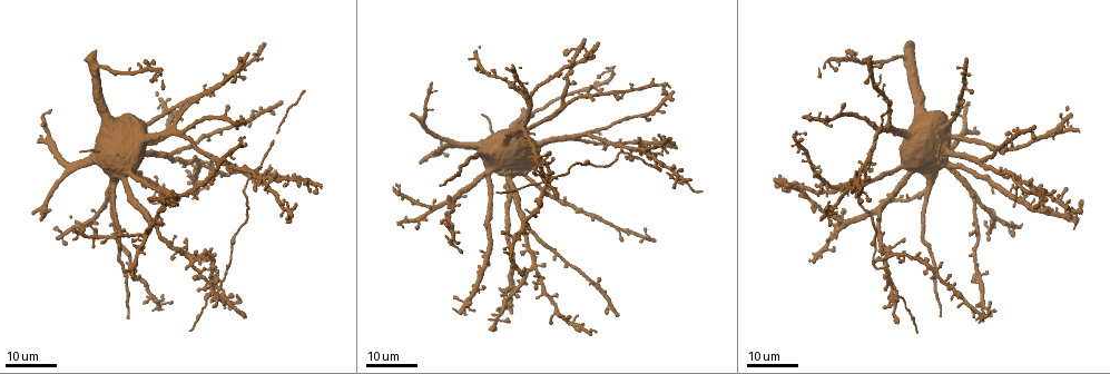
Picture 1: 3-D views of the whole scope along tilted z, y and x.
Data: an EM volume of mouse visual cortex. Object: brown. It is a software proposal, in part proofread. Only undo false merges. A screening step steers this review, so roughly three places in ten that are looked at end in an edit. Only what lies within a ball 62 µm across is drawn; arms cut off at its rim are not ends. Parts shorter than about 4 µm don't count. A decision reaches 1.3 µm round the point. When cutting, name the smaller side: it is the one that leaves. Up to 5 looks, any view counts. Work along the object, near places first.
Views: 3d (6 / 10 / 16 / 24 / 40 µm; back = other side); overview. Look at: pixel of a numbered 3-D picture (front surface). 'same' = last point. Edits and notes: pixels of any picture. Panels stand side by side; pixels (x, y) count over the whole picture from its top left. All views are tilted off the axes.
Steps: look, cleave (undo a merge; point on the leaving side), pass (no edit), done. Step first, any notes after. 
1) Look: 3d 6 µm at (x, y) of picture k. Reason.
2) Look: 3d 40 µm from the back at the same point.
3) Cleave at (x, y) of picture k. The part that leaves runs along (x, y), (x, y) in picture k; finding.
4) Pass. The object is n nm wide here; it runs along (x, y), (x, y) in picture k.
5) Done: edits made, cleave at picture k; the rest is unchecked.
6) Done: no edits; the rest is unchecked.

Look: 3d 24 µm at (995, 219) of picture 1. Looks like a crossing.

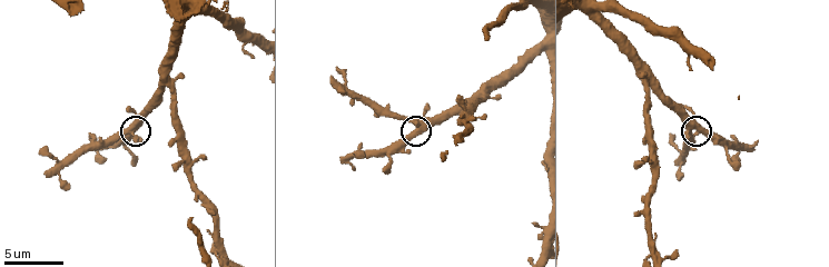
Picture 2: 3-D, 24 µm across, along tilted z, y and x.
Look: 3d 6 µm at (691, 125) of picture 2.

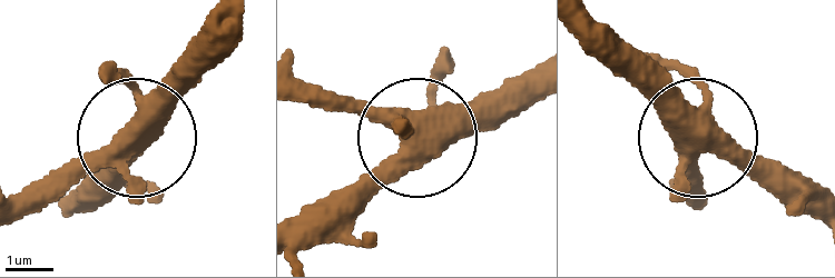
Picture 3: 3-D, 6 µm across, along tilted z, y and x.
Pass. The object is 440 nm wide here; it runs along (205, 48), (102, 200) in picture 3; continuous, no second cell.

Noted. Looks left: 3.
Look: 3d 16 µm at (530, 96) of picture 1. Looks like a crossing.

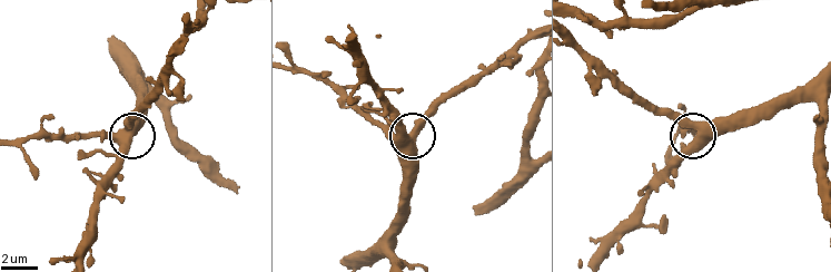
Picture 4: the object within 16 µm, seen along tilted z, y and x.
Look: 3d 6 µm at (697, 133) of picture 4.

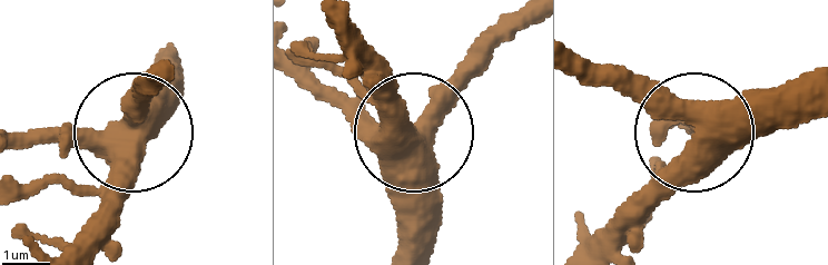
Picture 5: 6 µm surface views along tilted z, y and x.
Pass. The object is 500 nm wide here; it runs along (403, 254), (419, 128), (535, 21) in picture 5; all the same cell.

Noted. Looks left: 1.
Done: no edits; the rest is unchecked.

